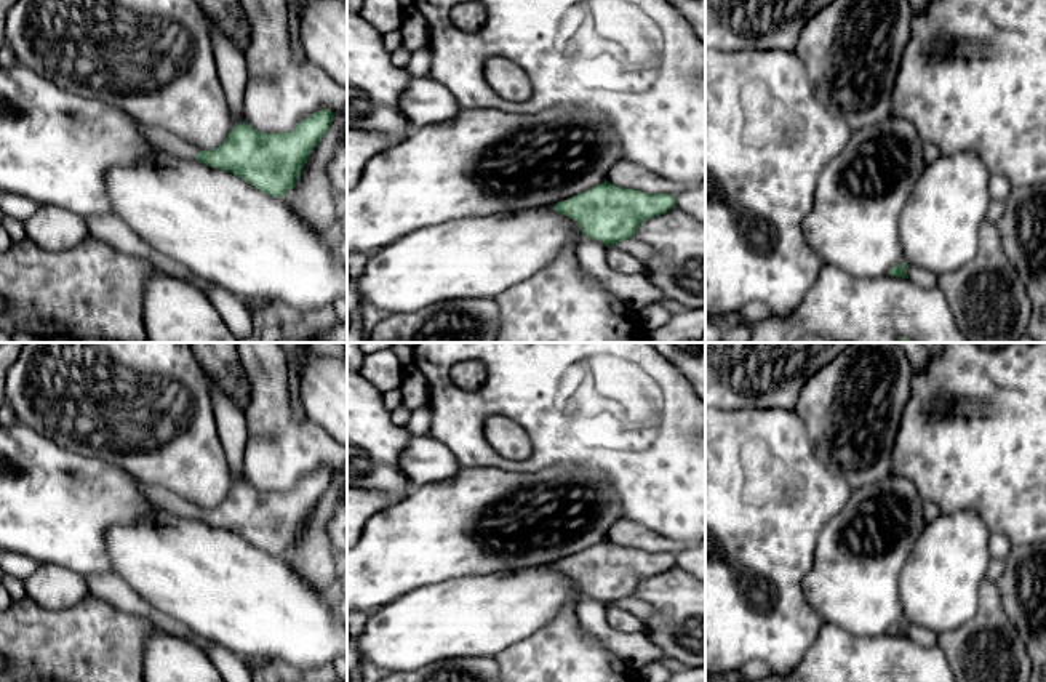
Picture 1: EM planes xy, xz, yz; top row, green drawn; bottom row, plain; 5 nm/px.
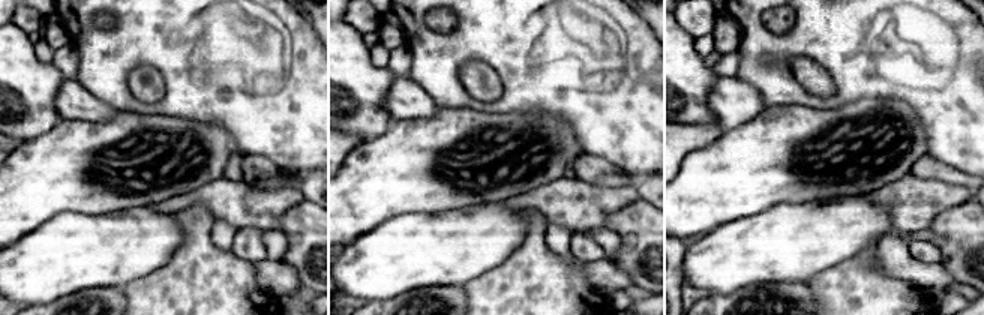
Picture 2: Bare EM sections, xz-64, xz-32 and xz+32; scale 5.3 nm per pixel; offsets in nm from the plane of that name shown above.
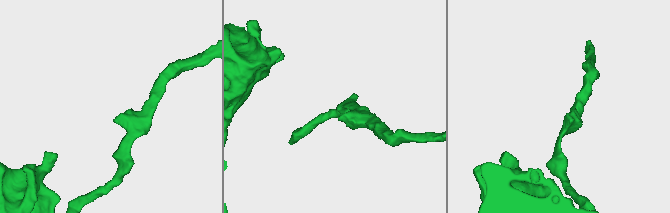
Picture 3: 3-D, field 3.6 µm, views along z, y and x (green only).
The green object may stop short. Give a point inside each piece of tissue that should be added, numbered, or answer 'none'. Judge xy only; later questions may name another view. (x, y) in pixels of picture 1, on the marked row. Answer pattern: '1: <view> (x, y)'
1: xy (165, 141)

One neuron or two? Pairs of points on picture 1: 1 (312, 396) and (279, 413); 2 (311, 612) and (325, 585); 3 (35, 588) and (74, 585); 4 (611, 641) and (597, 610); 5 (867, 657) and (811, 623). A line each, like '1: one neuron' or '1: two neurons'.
1: two neurons
2: two neurons
3: one neuron
4: one neuron
5: two neurons

